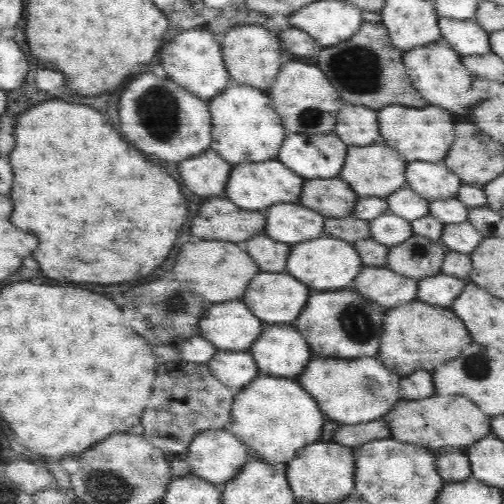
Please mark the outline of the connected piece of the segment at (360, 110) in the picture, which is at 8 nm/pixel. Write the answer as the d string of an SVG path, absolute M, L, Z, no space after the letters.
M344 102L337 112L336 128L333 132L347 144L354 146L368 146L372 142L382 142L378 132L378 113L366 106L354 106Z

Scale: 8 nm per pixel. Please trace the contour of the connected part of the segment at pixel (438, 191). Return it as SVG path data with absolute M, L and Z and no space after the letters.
M409 161L405 177L408 182L406 186L428 201L456 197L458 189L463 185L461 178L444 166L444 161L438 161L436 164L426 161Z

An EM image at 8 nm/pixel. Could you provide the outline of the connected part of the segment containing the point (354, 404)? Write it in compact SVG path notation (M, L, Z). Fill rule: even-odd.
M318 358L306 366L298 382L314 396L320 410L328 414L328 418L344 424L360 424L383 417L400 400L400 376L384 368L384 364L380 364L376 358Z

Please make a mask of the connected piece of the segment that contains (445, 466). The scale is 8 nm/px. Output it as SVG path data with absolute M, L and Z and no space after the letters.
M444 449L436 452L436 470L444 482L455 483L472 478L470 460L463 449Z

